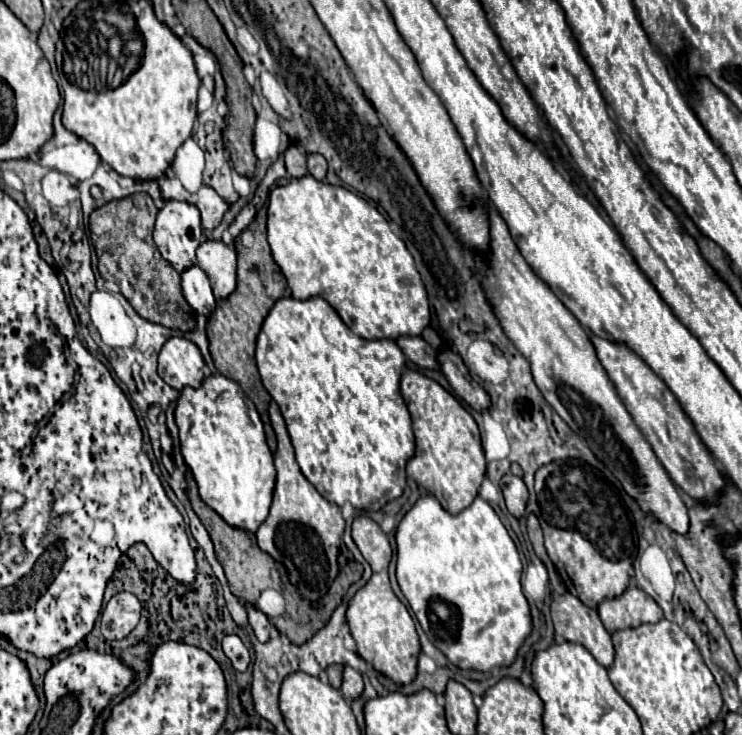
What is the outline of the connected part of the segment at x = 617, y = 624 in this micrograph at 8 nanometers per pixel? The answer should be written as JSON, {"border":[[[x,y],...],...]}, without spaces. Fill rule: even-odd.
{"border":[[[630,584],[622,596],[606,598],[598,606],[598,614],[608,632],[636,628],[638,624],[654,624],[662,620],[662,608],[636,584]]]}

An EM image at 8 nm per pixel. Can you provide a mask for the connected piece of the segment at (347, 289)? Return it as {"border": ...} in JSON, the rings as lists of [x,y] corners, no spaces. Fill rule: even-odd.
{"border":[[[310,174],[294,178],[286,186],[270,192],[268,200],[268,242],[272,256],[288,280],[292,298],[308,300],[322,296],[344,320],[344,324],[364,340],[398,336],[420,336],[430,324],[430,302],[422,278],[416,270],[406,244],[390,230],[386,218],[362,196],[328,182],[320,182]]]}

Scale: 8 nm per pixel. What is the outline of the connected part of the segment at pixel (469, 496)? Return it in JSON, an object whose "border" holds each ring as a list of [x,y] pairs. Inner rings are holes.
{"border":[[[406,370],[402,374],[400,392],[410,410],[416,436],[416,454],[408,462],[406,472],[412,480],[426,488],[442,504],[442,508],[450,514],[458,514],[474,502],[486,476],[486,458],[480,444],[478,424],[450,392],[416,370]]]}

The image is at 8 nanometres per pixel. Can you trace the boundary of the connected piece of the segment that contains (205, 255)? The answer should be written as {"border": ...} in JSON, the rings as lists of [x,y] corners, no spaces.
{"border":[[[208,240],[196,250],[198,266],[210,278],[216,298],[226,298],[236,288],[236,250],[224,242]]]}

